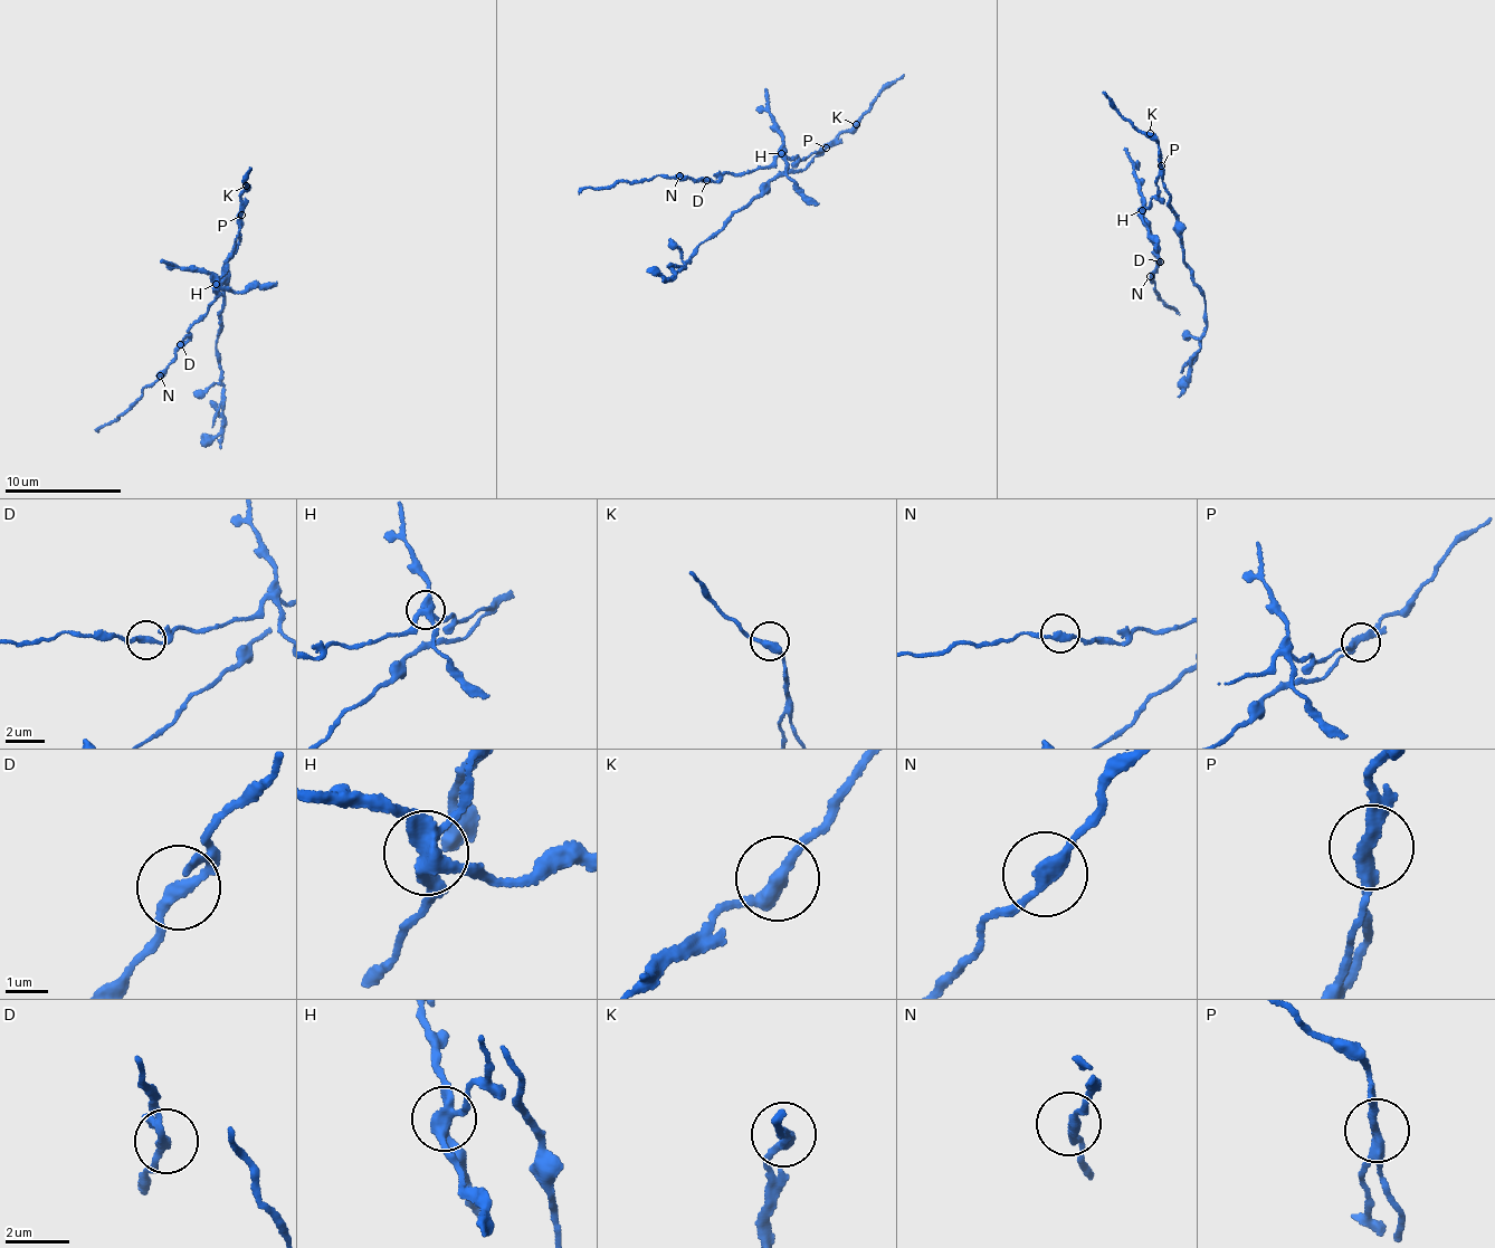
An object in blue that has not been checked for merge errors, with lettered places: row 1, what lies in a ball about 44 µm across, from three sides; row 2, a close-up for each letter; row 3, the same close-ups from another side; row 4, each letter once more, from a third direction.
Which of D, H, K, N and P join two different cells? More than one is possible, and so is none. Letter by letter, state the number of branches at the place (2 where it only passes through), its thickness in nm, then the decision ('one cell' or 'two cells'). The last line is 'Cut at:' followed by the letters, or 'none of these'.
D: 2 | 260 nm | one cell
H: 4 | 340 nm | two cells
K: 2 | 320 nm | one cell
N: 2 | 280 nm | one cell
P: 2 | 280 nm | two cells
Cut at: H, P

